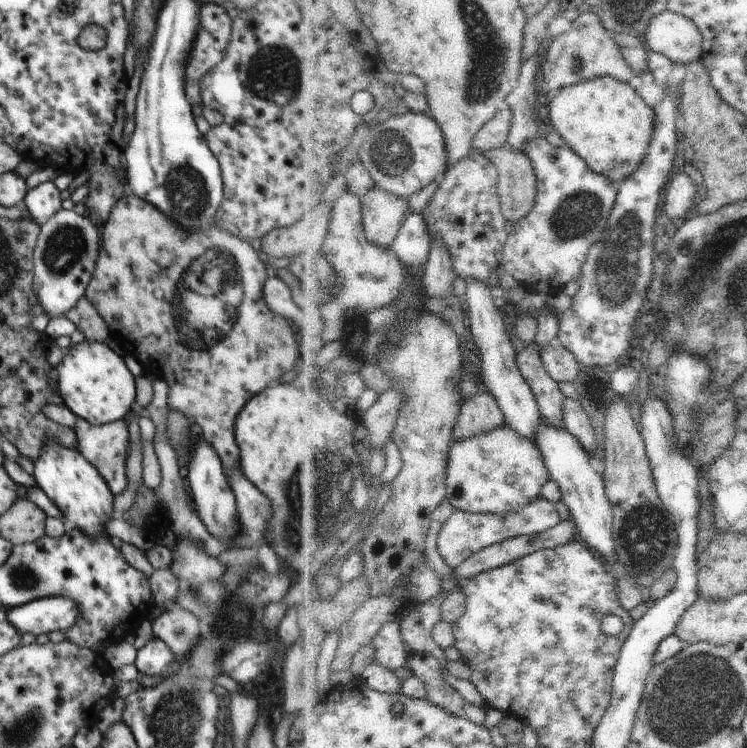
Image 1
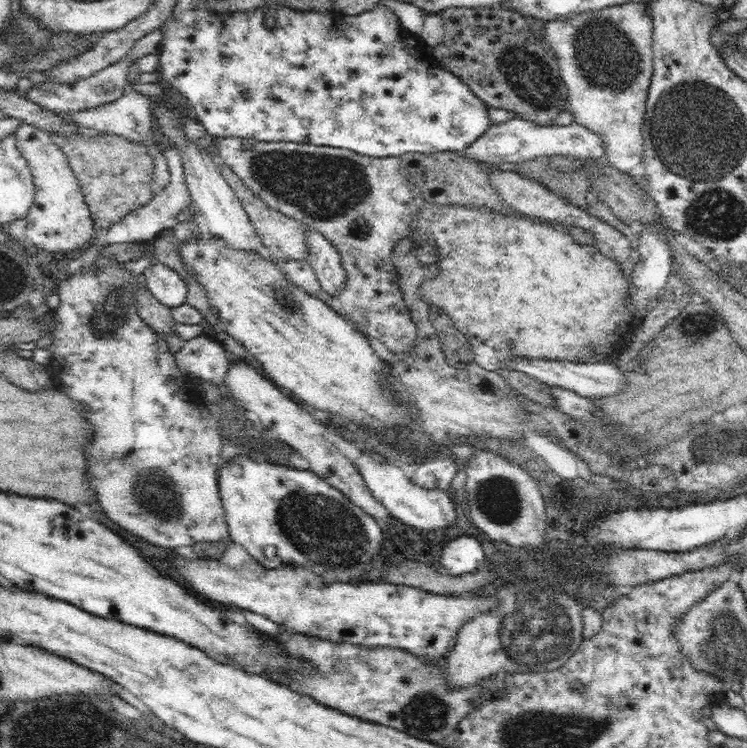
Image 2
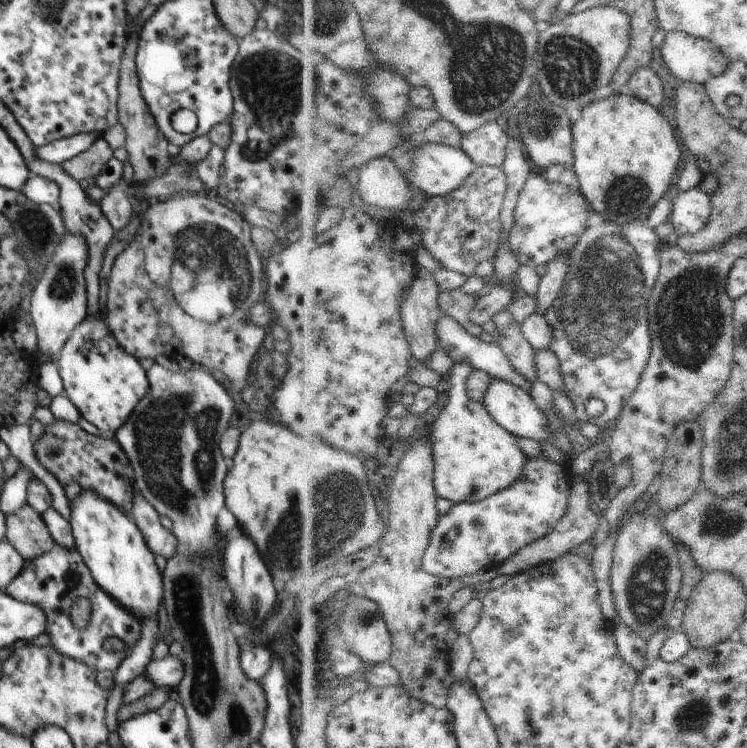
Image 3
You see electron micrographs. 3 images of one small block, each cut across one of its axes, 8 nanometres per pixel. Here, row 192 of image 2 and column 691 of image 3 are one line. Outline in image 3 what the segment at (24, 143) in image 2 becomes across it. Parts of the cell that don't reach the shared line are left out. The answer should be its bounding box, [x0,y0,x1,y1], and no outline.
[661,31,731,86]

